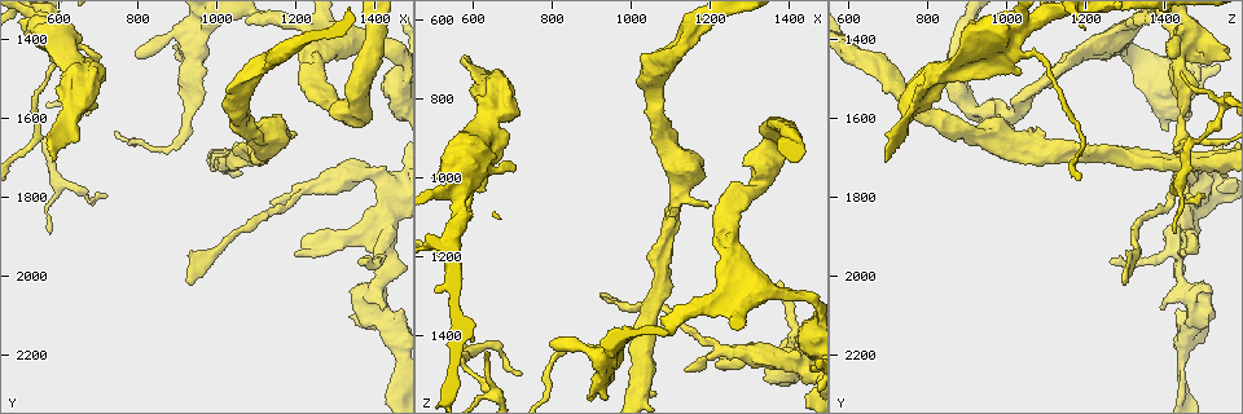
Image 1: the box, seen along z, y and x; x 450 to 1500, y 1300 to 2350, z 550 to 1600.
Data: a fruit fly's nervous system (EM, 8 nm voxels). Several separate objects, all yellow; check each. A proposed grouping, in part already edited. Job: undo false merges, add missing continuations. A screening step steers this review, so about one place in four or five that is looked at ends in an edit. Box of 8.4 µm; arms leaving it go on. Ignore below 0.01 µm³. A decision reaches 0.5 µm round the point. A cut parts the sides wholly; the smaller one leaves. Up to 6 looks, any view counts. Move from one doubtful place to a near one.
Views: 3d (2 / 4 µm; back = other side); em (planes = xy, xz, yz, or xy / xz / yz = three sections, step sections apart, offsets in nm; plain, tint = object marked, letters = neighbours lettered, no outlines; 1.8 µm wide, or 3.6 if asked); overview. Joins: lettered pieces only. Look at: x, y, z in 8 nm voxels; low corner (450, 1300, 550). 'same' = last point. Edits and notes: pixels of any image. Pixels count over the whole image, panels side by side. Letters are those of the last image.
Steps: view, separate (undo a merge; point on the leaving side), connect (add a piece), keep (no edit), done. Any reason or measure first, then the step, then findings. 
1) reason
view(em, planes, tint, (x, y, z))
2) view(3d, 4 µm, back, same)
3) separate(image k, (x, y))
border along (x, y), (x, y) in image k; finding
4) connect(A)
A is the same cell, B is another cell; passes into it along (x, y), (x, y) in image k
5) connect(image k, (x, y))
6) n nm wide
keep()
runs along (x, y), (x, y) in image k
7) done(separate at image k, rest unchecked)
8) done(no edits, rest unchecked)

small branch off a trunk
view(3d, 4 µm, back, (590, 1415, 1010))

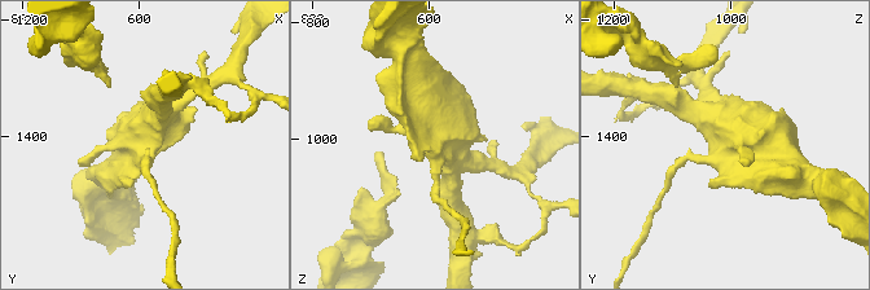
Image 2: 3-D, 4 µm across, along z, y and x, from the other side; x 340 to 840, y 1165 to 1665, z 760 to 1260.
now the EM
view(em, 3.6 µm, xz, step 16, tint, (590, 1415, 1000))

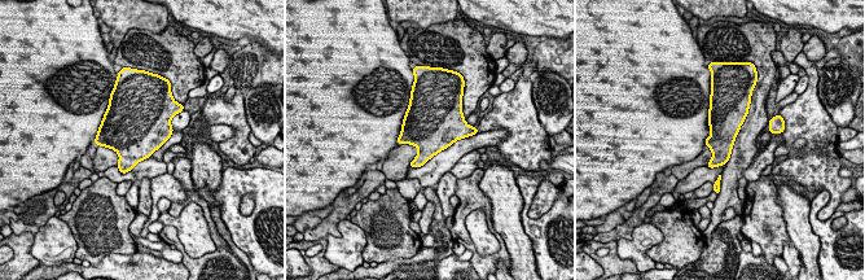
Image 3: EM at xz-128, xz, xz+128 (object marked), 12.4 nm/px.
view(em, 3.6 µm, planes, letters, same)

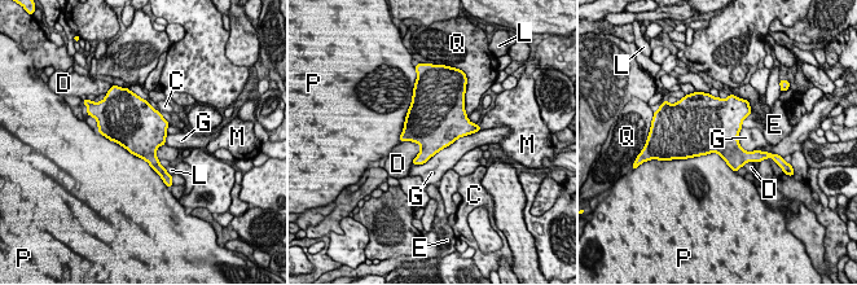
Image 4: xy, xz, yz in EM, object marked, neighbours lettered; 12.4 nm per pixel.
keep()
C, D, E, G, L, M, P and Q are other cells; all the same neuron

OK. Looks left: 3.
end of a long branch
view(em, 3.6 µm, planes, letters, (930, 2025, 1300))

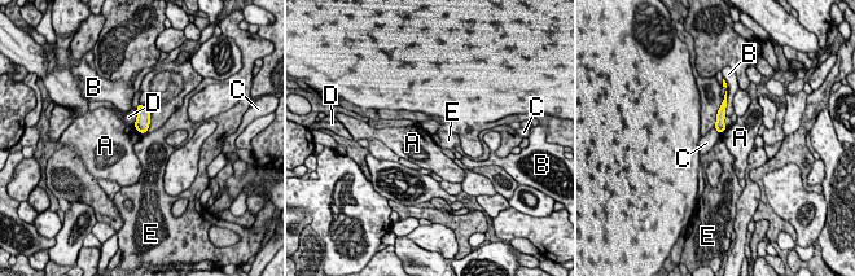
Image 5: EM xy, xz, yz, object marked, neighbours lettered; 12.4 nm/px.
keep()
A, B, C, D and E are other cells; runs along (723, 105), (719, 130) in image 5; no lettered piece goes on from it

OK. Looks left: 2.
sudden change in width
view(em, yz, step 8, tint, (955, 1385, 1435))

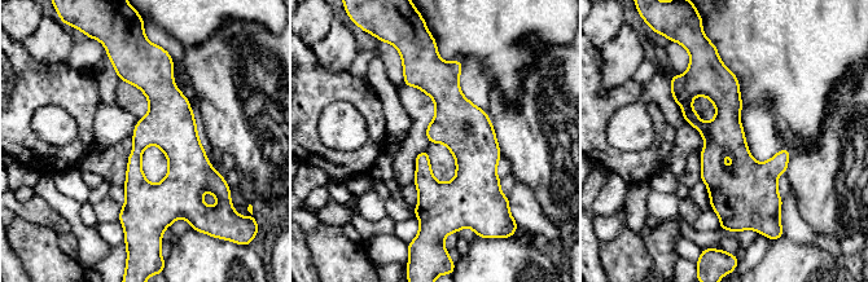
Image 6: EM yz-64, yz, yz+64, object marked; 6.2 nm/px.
view(em, xz, step 8, letters, same)

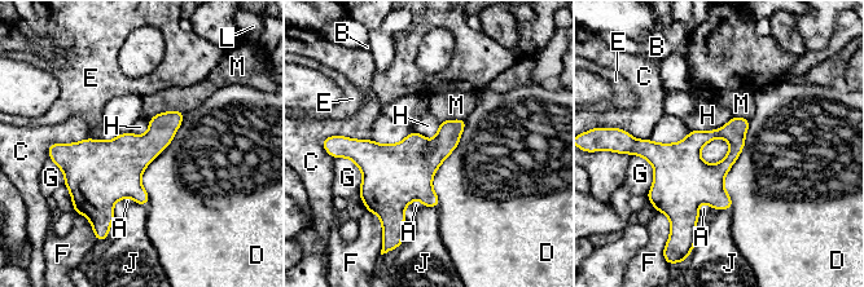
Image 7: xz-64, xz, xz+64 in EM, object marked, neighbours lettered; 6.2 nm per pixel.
150 nm wide
keep()
A, B, C, D, E, F, G, H, J, L and M are other cells; border along (732, 116), (719, 128), (691, 131) in image 7; all the same neuron

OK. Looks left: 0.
done(no edits, rest unchecked)

